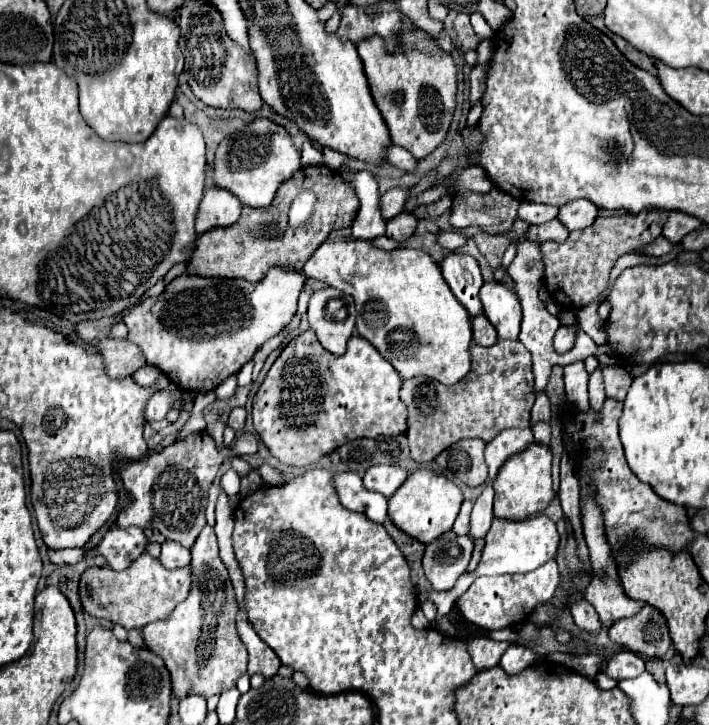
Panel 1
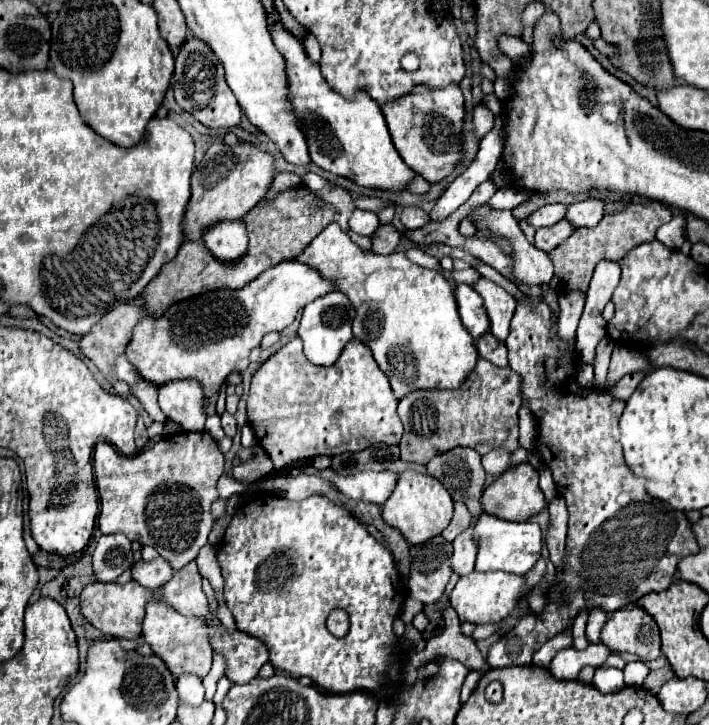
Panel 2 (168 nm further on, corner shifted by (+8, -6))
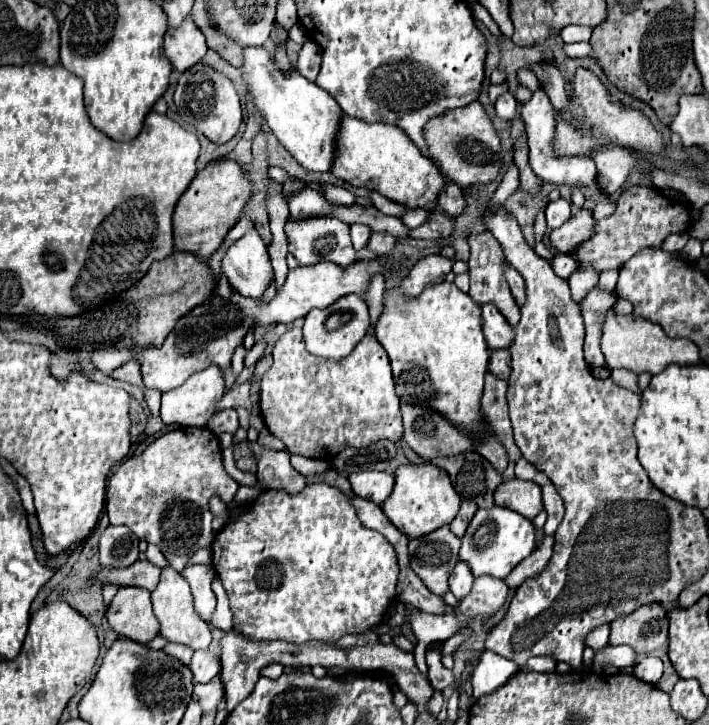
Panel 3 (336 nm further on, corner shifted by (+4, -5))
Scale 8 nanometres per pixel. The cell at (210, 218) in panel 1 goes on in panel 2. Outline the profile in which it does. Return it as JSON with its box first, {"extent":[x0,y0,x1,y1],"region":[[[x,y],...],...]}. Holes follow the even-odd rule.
{"extent":[204,220,248,264],"region":[[[242,220],[220,222],[204,232],[204,244],[224,264],[240,260],[248,252],[248,232]]]}

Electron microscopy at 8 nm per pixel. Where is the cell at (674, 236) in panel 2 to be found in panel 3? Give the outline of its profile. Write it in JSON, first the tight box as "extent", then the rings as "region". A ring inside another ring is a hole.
{"extent":[662,231,690,253],"region":[[[684,231],[684,233],[672,233],[672,235],[668,235],[666,241],[662,243],[662,249],[668,251],[668,253],[680,253],[680,251],[684,249],[688,237],[690,237],[688,231]]]}

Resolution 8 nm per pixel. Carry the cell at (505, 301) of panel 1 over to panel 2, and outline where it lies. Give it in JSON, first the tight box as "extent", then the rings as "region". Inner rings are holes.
{"extent":[472,278,516,342],"region":[[[478,278],[472,288],[484,298],[484,308],[492,324],[490,332],[504,342],[510,332],[510,320],[516,310],[516,300],[502,286],[488,278]]]}

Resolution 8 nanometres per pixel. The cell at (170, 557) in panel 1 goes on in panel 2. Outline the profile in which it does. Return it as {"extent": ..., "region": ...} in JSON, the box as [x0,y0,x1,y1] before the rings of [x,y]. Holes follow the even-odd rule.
{"extent":[132,558,174,588],"region":[[[154,558],[150,562],[136,562],[132,566],[132,580],[136,580],[140,586],[144,588],[160,588],[164,582],[168,582],[172,578],[174,570],[170,568],[170,564],[164,558]]]}

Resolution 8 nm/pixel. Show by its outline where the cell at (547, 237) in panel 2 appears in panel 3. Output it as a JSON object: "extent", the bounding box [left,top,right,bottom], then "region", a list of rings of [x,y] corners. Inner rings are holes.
{"extent":[550,209,592,253],"region":[[[580,209],[562,227],[550,231],[550,245],[560,253],[568,253],[572,247],[576,247],[576,243],[582,243],[588,239],[588,235],[592,235],[592,227],[592,213],[588,209]]]}

